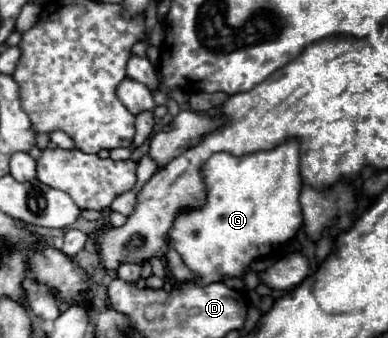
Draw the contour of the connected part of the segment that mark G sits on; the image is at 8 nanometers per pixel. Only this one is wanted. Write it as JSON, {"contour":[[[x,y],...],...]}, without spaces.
{"contour":[[[289,138],[271,150],[233,156],[229,152],[217,152],[201,164],[201,178],[205,182],[205,204],[201,208],[187,208],[177,214],[169,238],[175,250],[191,272],[199,276],[197,284],[209,284],[221,280],[221,276],[241,276],[249,264],[263,254],[271,252],[271,244],[285,244],[301,228],[301,172],[299,172],[299,140]]]}

